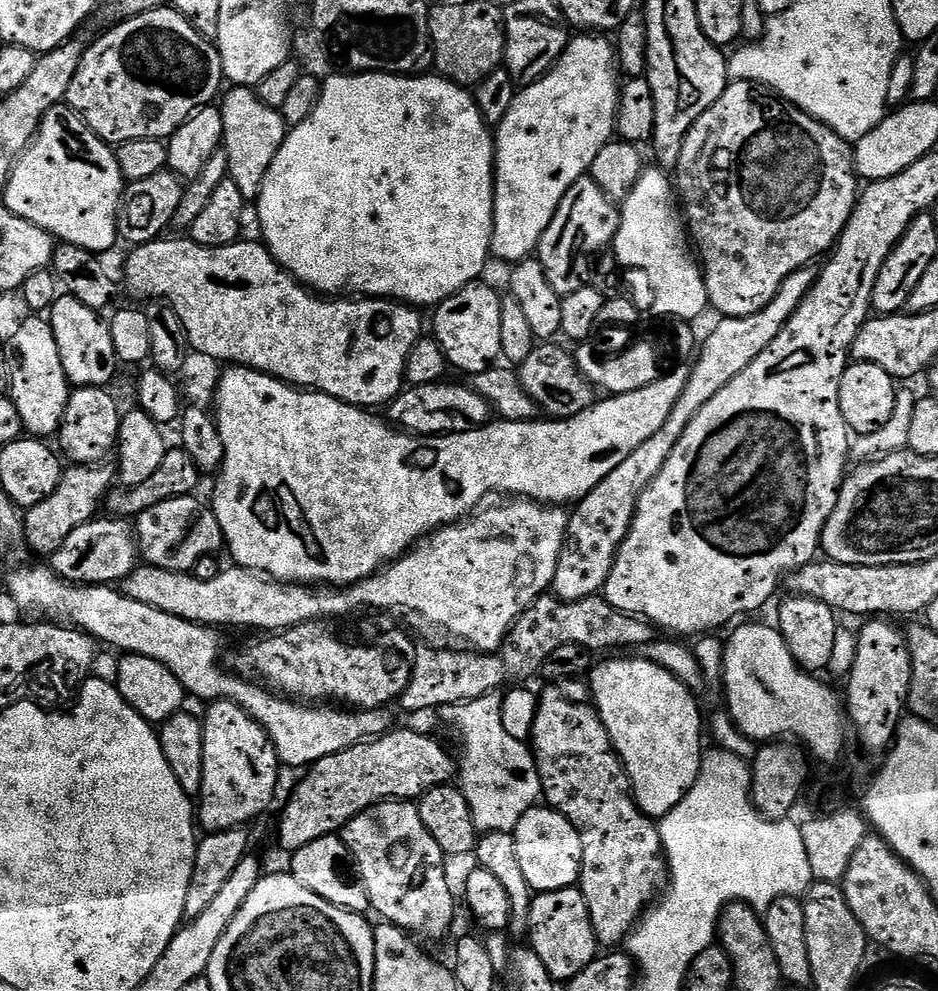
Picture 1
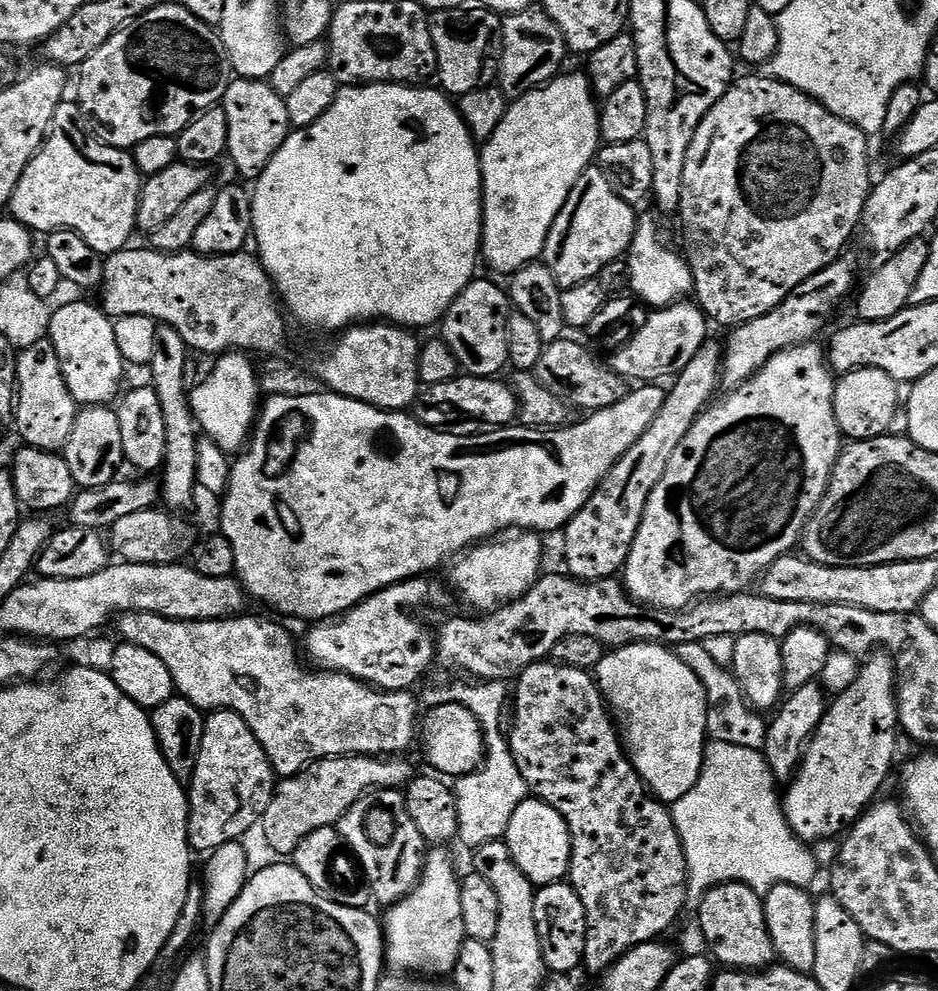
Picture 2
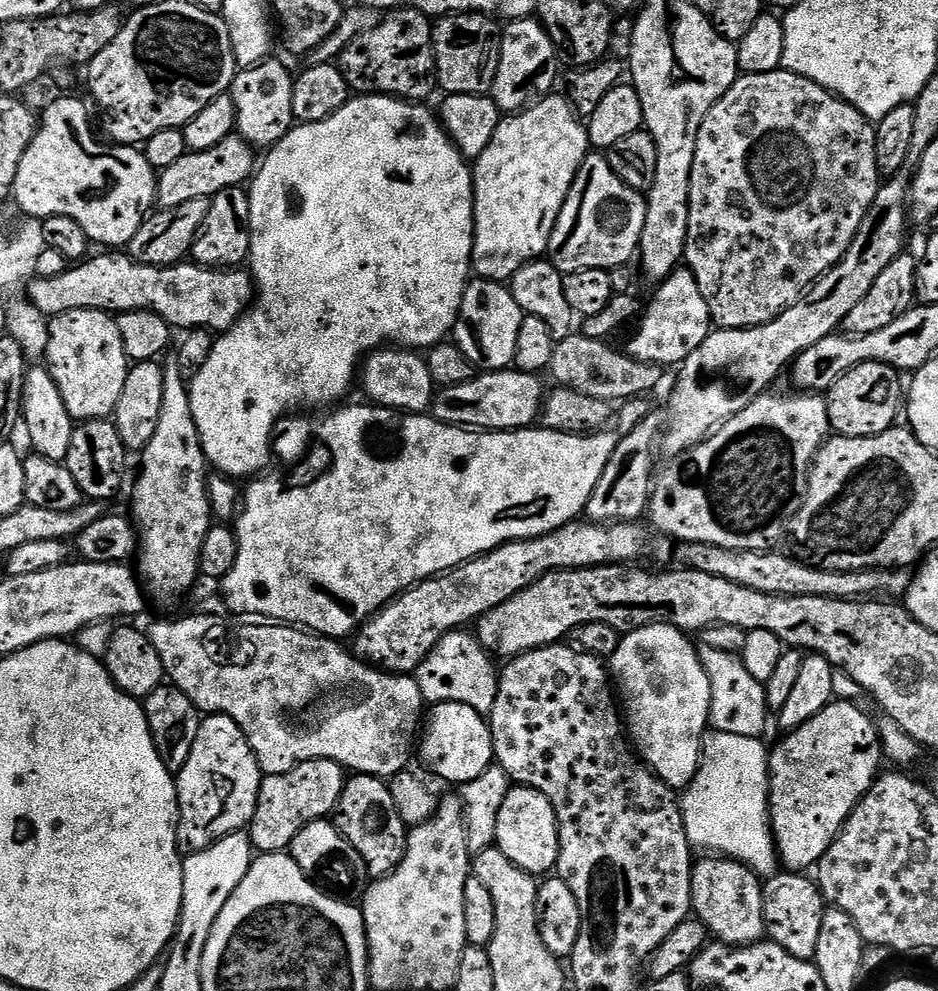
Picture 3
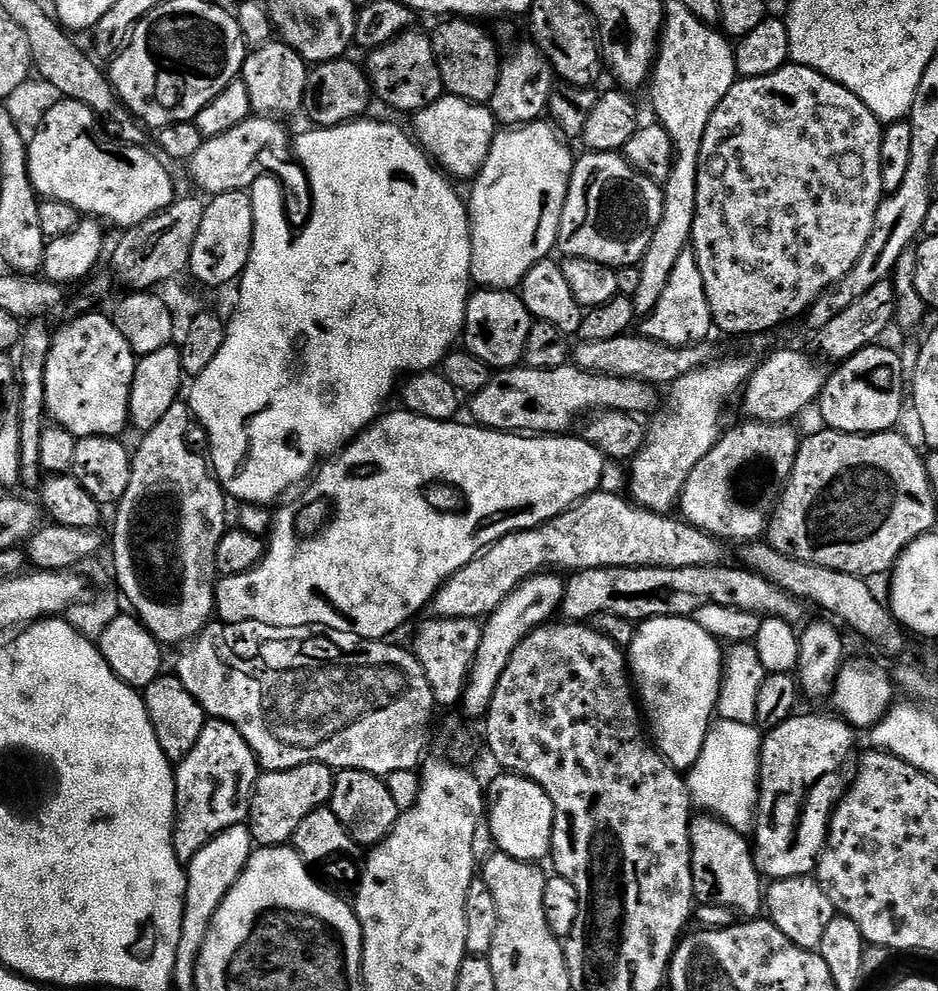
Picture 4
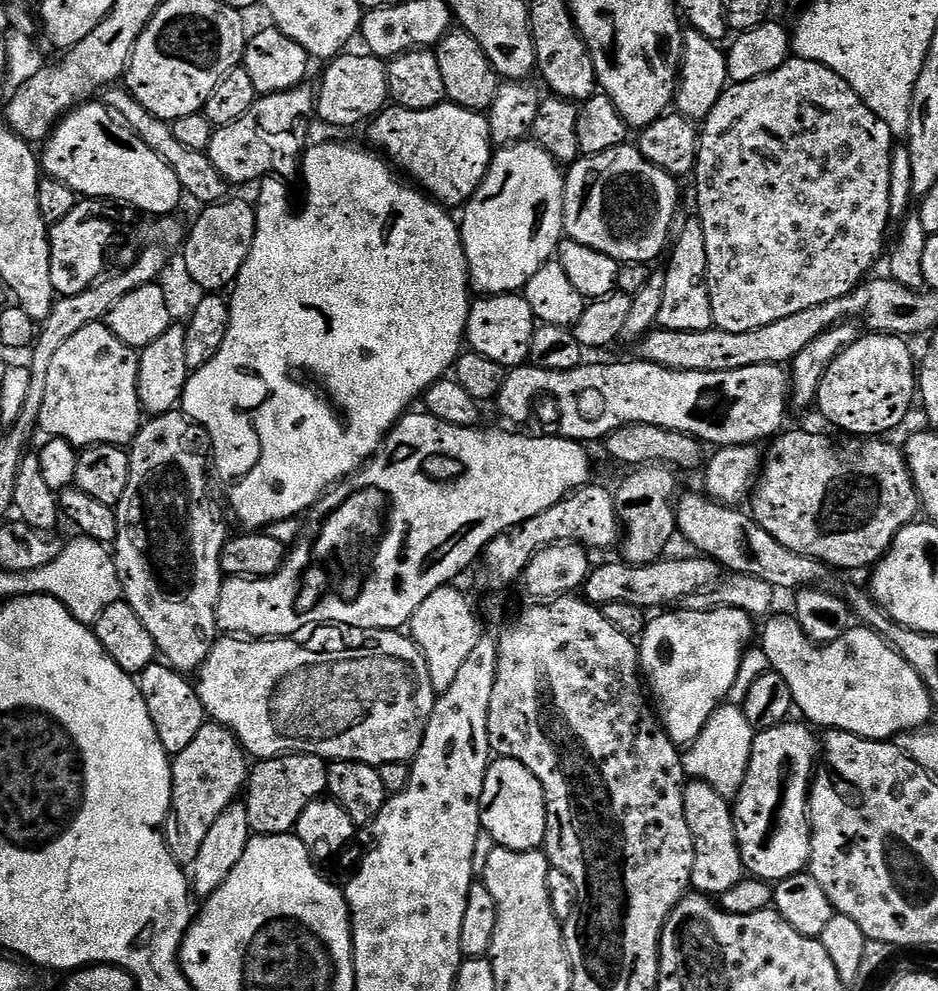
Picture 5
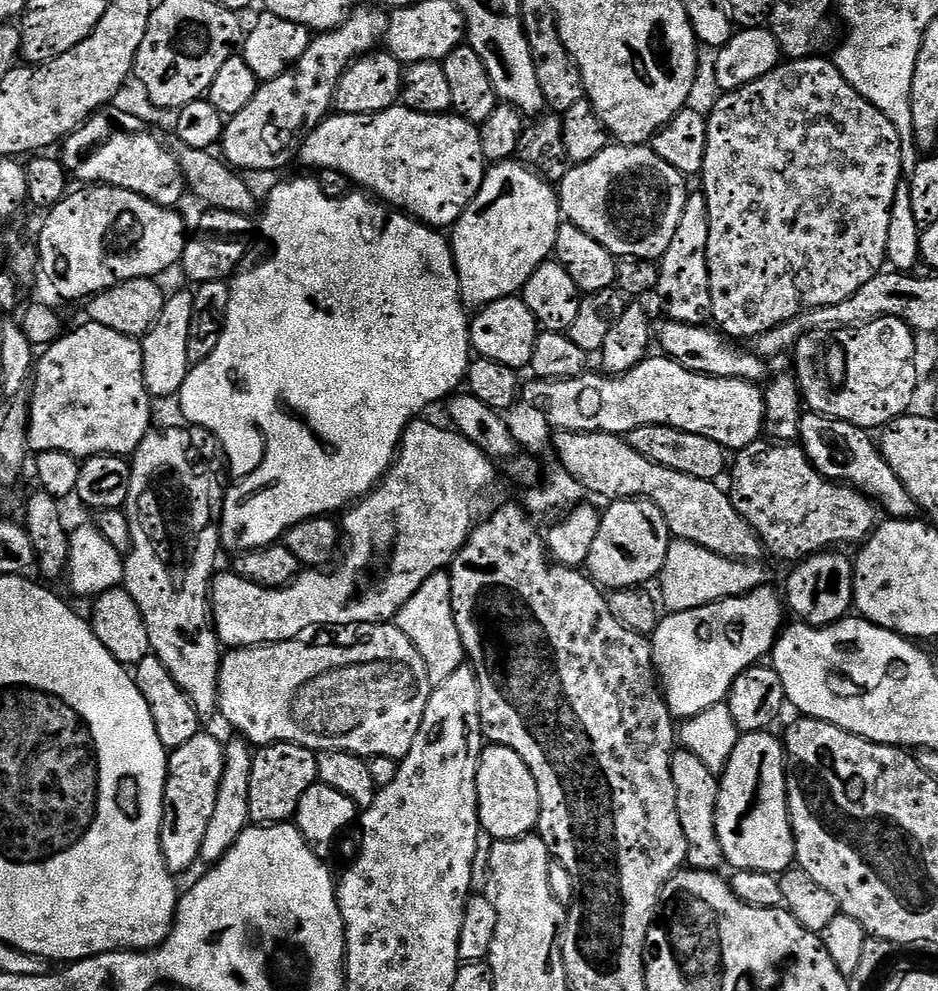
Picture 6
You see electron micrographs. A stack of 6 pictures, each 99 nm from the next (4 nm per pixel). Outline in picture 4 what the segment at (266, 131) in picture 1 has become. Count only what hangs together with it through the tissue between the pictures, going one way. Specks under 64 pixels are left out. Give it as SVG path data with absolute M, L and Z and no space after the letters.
M279 38L253 47L244 57L242 73L253 113L273 118L285 118L284 116L292 116L295 112L299 113L304 106L309 71L310 64Z

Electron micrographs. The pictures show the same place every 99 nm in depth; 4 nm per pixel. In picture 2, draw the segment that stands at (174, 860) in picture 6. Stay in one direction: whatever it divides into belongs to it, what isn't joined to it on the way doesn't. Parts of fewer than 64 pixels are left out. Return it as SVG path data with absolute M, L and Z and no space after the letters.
M216 710L205 719L202 746L198 750L198 762L194 766L194 774L187 781L188 793L188 843L193 853L211 854L216 849L243 841L244 835L252 827L261 823L266 806L276 792L278 777L272 768L266 750L254 738L250 726L236 712Z

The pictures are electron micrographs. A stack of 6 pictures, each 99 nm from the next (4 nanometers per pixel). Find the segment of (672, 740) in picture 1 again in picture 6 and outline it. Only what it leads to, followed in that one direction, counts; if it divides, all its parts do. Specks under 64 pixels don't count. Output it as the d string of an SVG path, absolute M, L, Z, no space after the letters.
M772 586L756 588L744 596L728 596L694 610L668 612L661 619L650 639L652 641L652 666L660 682L664 700L677 721L683 722L710 710L716 704L727 701L732 684L747 668L759 665L760 660L771 653L776 645L776 637L785 627L786 604L781 593Z

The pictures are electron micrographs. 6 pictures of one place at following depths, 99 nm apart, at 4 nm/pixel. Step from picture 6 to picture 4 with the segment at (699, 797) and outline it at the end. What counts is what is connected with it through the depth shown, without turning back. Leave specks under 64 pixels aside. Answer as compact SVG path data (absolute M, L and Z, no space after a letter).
M711 814L693 815L690 826L694 894L700 904L726 906L744 918L761 915L766 904L766 888L756 866L753 845L745 833L734 830L725 820Z

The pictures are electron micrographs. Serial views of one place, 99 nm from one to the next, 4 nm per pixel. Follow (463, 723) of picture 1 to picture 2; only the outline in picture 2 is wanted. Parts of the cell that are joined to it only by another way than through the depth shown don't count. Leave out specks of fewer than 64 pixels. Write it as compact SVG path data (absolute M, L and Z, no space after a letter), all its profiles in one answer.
M503 680L487 682L464 682L468 684L448 684L441 694L436 688L428 688L424 692L424 700L428 706L439 703L458 703L470 710L481 724L487 751L483 764L468 776L461 776L455 781L456 805L458 806L458 840L469 850L486 846L486 842L503 840L510 826L510 818L514 818L514 810L524 800L529 799L528 784L522 778L522 770L518 770L518 762L514 762L512 745L509 737L500 729L500 715L504 712L504 703L509 703L510 688Z

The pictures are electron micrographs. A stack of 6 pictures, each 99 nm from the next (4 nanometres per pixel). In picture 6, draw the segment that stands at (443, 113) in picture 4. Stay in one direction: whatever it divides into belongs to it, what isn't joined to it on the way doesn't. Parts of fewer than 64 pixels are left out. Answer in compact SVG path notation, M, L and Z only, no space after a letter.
M403 106L374 114L343 112L329 115L309 136L304 137L298 160L308 168L325 168L328 172L349 176L357 189L437 230L451 229L458 222L466 206L470 206L478 194L486 171L482 138L477 125L455 114L431 116Z

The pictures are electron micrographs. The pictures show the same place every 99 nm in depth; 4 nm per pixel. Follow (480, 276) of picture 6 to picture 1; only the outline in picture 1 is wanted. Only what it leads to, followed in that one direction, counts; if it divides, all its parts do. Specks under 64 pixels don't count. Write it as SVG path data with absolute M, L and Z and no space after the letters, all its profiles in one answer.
M576 34L569 39L568 49L560 61L541 80L529 88L521 88L506 118L494 128L496 146L496 181L492 211L491 255L500 260L527 260L540 247L542 234L554 218L566 190L582 176L589 175L598 150L613 139L616 130L616 107L620 101L621 81L618 76L618 52L607 35Z

